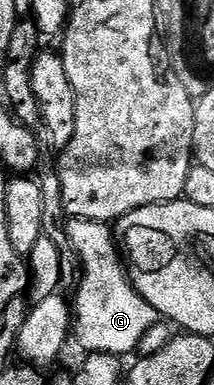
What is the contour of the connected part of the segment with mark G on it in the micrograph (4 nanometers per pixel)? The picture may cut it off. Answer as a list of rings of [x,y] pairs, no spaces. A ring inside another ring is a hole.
[[[70,219],[65,227],[74,253],[78,253],[83,262],[83,276],[79,284],[73,312],[75,340],[78,340],[85,348],[86,353],[118,354],[120,356],[127,356],[127,353],[131,351],[134,353],[138,349],[145,332],[158,323],[159,315],[132,285],[123,263],[114,229],[108,223],[83,219]]]

